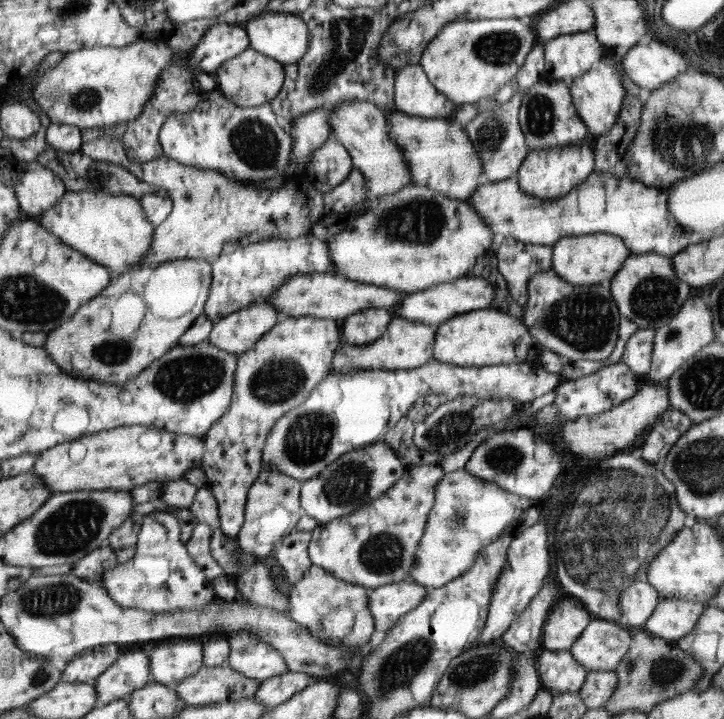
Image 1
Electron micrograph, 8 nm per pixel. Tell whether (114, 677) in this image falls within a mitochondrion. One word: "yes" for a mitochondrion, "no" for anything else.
no

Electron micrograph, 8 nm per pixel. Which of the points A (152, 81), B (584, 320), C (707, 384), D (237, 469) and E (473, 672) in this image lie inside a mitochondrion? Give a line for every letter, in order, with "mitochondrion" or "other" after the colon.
A: other
B: mitochondrion
C: mitochondrion
D: other
E: mitochondrion

